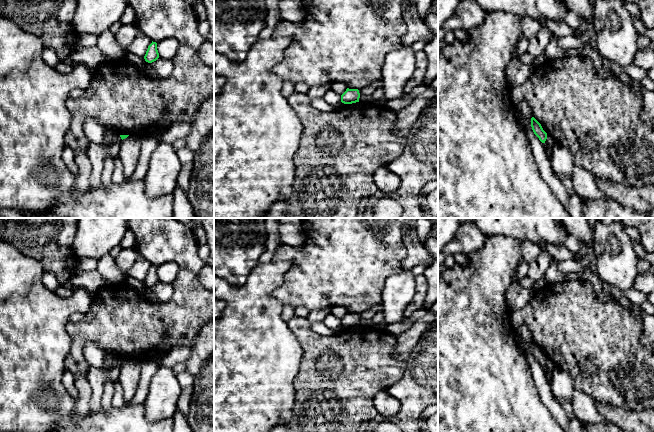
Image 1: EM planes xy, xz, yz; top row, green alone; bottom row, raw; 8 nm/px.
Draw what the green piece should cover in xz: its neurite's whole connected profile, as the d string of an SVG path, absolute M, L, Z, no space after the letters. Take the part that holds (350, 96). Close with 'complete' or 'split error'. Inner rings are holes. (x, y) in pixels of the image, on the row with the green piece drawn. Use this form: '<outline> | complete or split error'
M349 89L341 95L341 102L344 104L352 104L359 102L360 93L358 89Z | complete

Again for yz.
M531 118L531 127L534 134L539 138L542 143L547 139L547 133L543 130L541 124L534 118Z | complete

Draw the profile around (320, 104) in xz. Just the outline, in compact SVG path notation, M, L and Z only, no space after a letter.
M311 98L310 99L311 106L315 109L317 109L319 112L329 115L333 111L340 110L342 107L345 106L344 103L340 102L335 105L331 105L327 103L323 98Z

